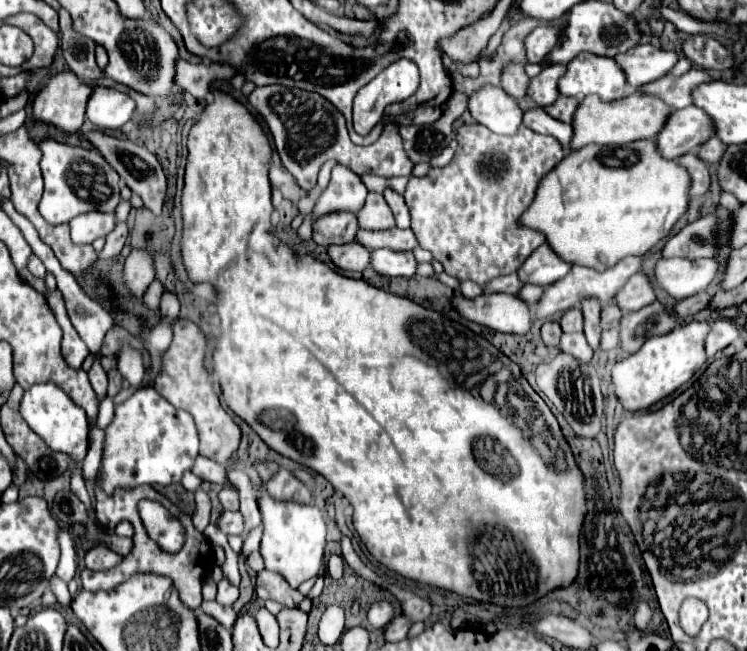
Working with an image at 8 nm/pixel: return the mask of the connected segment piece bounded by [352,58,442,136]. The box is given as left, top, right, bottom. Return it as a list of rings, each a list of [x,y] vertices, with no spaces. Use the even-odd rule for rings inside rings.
[[[405,58],[393,62],[389,68],[385,68],[379,76],[375,76],[369,84],[365,84],[365,86],[357,92],[352,108],[353,128],[355,128],[355,132],[361,134],[361,136],[365,136],[365,134],[369,134],[369,130],[378,123],[383,123],[384,125],[397,123],[401,124],[401,126],[415,124],[415,122],[417,122],[417,124],[432,124],[433,120],[437,120],[437,118],[441,116],[442,111],[440,107],[430,106],[427,108],[417,108],[415,112],[401,114],[401,116],[386,116],[383,113],[385,106],[389,106],[389,104],[393,104],[393,102],[403,102],[403,100],[407,100],[409,96],[413,96],[415,90],[417,90],[417,86],[419,86],[419,70],[417,70],[417,66],[415,66],[411,60],[405,60]]]

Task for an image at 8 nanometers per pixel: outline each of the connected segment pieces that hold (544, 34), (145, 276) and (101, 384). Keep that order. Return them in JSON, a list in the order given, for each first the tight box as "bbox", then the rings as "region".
[{"bbox":[525,26,561,64],"region":[[[537,26],[531,34],[525,36],[525,58],[527,62],[537,62],[541,64],[541,60],[551,52],[551,48],[559,42],[561,38],[561,26]]]},{"bbox":[125,248,155,298],"region":[[[133,248],[125,260],[125,282],[133,296],[141,298],[155,278],[153,254],[147,248]]]},{"bbox":[89,356,107,400],"region":[[[95,356],[93,366],[91,366],[91,370],[89,370],[89,380],[91,380],[93,390],[99,394],[99,400],[103,400],[105,394],[107,394],[107,372],[103,370],[101,357],[99,356]]]}]

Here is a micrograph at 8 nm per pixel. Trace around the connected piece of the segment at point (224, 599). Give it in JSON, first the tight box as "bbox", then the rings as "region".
{"bbox":[216,576,239,606],"region":[[[223,576],[222,580],[217,584],[216,601],[221,606],[231,606],[239,596],[238,587],[232,586],[227,578]]]}

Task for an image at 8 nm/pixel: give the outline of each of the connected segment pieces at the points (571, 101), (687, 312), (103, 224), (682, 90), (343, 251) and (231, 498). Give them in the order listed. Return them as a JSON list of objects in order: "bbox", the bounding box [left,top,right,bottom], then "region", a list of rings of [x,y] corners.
[{"bbox":[545,96,579,124],"region":[[[559,96],[557,102],[553,102],[551,106],[545,108],[545,112],[565,124],[571,124],[571,118],[573,118],[573,112],[577,110],[577,104],[579,100],[577,98],[565,98],[565,96]]]},{"bbox":[673,292,711,320],"region":[[[699,292],[699,294],[695,294],[695,296],[689,296],[689,298],[685,298],[685,300],[679,300],[679,302],[673,306],[673,314],[675,314],[679,320],[685,320],[687,316],[693,316],[693,314],[697,314],[699,310],[707,308],[709,298],[711,298],[711,296],[709,296],[707,292]]]},{"bbox":[69,212,115,244],"region":[[[85,212],[69,222],[71,238],[75,244],[91,244],[93,240],[107,236],[115,228],[115,212]]]},{"bbox":[637,70,713,110],"region":[[[689,70],[687,74],[683,74],[679,78],[667,74],[663,78],[659,78],[657,82],[649,82],[649,84],[637,88],[637,90],[643,92],[643,94],[651,94],[651,96],[663,100],[669,108],[677,110],[677,108],[685,108],[685,106],[693,104],[693,100],[691,100],[693,88],[697,84],[709,82],[709,80],[713,80],[713,78],[707,72],[703,72],[703,70]]]},{"bbox":[327,242,369,272],"region":[[[357,242],[341,244],[341,246],[329,246],[327,254],[329,254],[331,262],[341,270],[361,272],[369,266],[369,250]]]},{"bbox":[219,486,239,510],"region":[[[233,486],[223,488],[219,492],[219,500],[221,500],[225,510],[239,510],[239,494],[237,494],[237,490]]]}]

